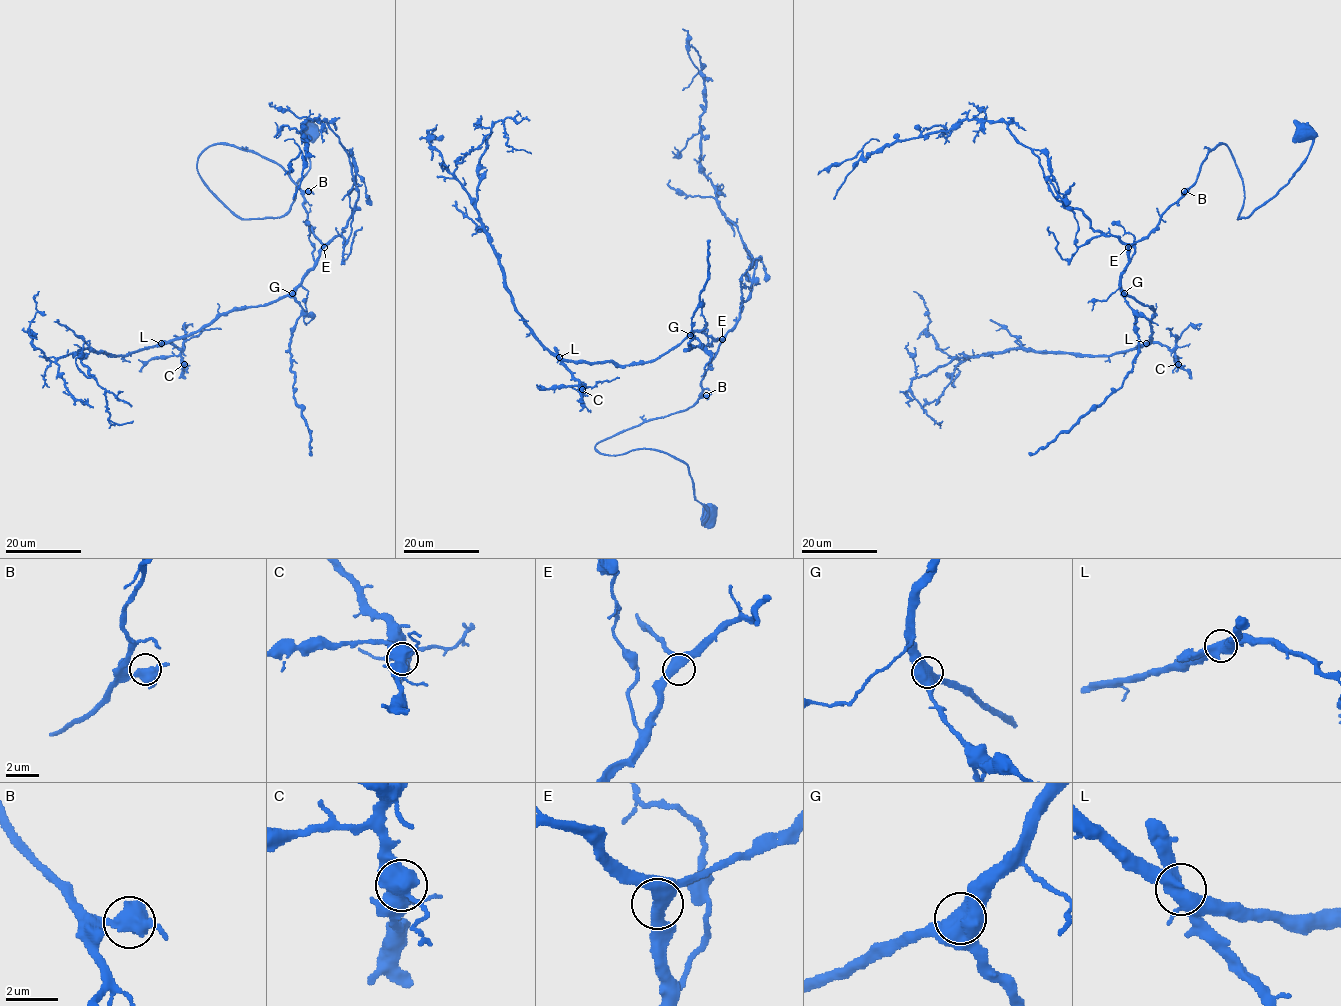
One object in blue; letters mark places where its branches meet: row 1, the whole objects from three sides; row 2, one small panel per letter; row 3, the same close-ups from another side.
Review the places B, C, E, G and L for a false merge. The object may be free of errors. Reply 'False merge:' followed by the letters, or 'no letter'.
False merge: L

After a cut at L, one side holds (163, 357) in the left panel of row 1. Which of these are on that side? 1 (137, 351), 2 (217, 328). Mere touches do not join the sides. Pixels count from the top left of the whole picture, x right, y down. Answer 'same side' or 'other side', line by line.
1: other side
2: same side

